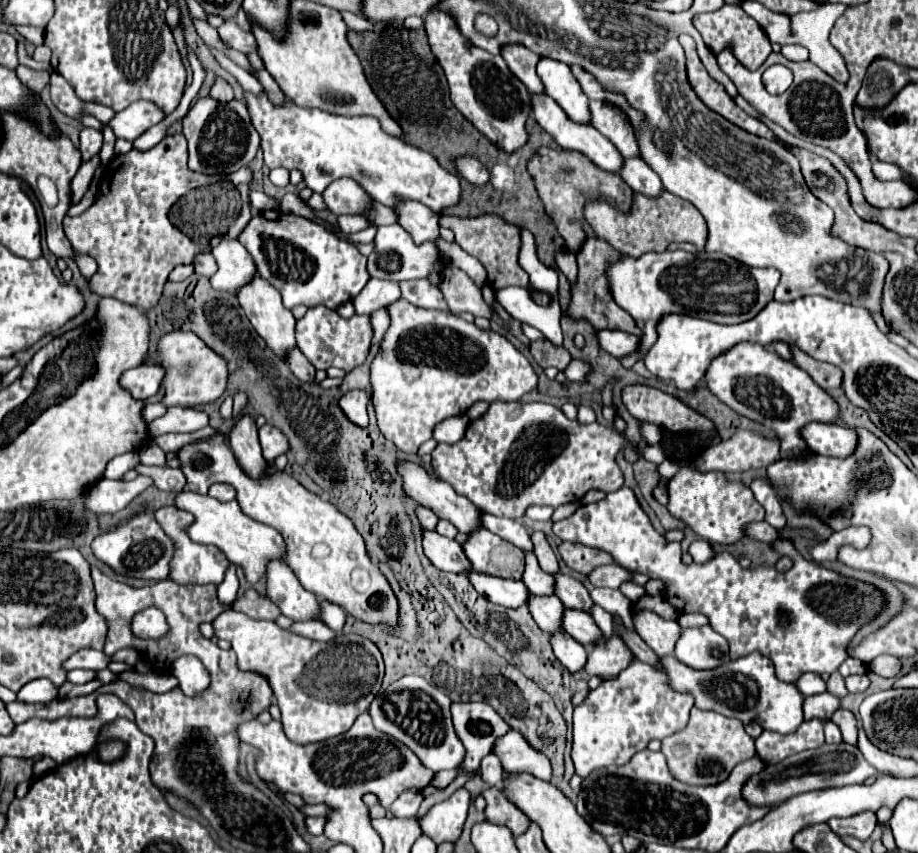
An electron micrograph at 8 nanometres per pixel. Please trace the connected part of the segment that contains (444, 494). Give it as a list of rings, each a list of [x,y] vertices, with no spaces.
[[[400,463],[398,471],[400,471],[402,479],[404,479],[404,491],[406,491],[406,495],[412,497],[414,501],[418,501],[422,507],[432,509],[440,519],[450,521],[460,533],[470,535],[470,531],[476,531],[478,527],[482,527],[482,523],[480,523],[482,511],[472,501],[468,501],[466,497],[458,495],[448,483],[444,483],[444,481],[436,479],[434,475],[430,475],[424,467],[420,467],[416,463]]]

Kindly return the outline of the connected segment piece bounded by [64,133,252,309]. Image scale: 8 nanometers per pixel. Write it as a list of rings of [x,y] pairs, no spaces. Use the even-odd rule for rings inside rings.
[[[168,135],[164,137],[158,145],[154,145],[152,149],[148,151],[138,151],[138,149],[132,149],[128,151],[126,155],[114,155],[114,159],[104,167],[104,173],[102,173],[102,179],[100,179],[100,197],[96,199],[96,203],[86,209],[82,215],[76,215],[76,217],[66,217],[64,219],[64,233],[72,245],[72,249],[76,253],[84,253],[84,255],[92,255],[98,263],[98,271],[90,277],[90,289],[102,297],[114,297],[118,301],[124,301],[124,303],[132,303],[136,305],[138,309],[150,309],[156,305],[156,301],[160,299],[162,295],[162,285],[164,281],[168,279],[170,271],[176,267],[176,265],[182,265],[182,263],[192,263],[194,261],[194,255],[200,255],[200,253],[208,253],[212,251],[222,239],[230,237],[230,239],[236,239],[246,223],[252,219],[252,209],[250,209],[250,183],[252,183],[252,169],[238,169],[234,173],[226,173],[226,175],[200,175],[196,171],[190,171],[188,167],[188,148],[187,141],[184,135]]]

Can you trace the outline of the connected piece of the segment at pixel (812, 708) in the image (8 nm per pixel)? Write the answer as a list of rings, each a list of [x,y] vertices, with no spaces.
[[[830,693],[810,695],[810,697],[806,697],[806,703],[804,703],[804,717],[806,719],[818,717],[822,721],[828,721],[838,707],[840,707],[840,699],[836,699]]]

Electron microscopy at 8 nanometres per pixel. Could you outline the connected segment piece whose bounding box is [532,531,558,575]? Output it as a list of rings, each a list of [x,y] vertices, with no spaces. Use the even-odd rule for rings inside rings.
[[[542,531],[532,533],[532,541],[534,541],[534,547],[536,547],[536,557],[538,557],[538,563],[540,563],[542,571],[546,571],[550,575],[556,575],[558,573],[558,561],[554,557],[554,551],[550,549],[544,533]]]

